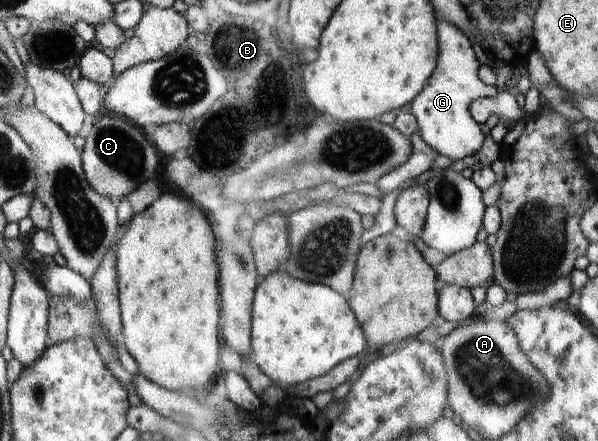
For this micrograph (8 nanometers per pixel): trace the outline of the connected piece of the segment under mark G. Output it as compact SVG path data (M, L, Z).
M437 20L437 42L438 42L438 56L436 60L436 67L433 74L427 79L425 88L412 100L411 113L416 118L416 123L421 138L438 154L443 154L459 160L465 156L473 156L479 152L485 134L487 131L481 129L480 124L470 115L469 105L481 97L496 97L498 95L495 86L486 85L477 75L477 70L481 66L477 60L477 56L471 47L471 44L463 31L460 31L455 25L450 26L443 21Z

